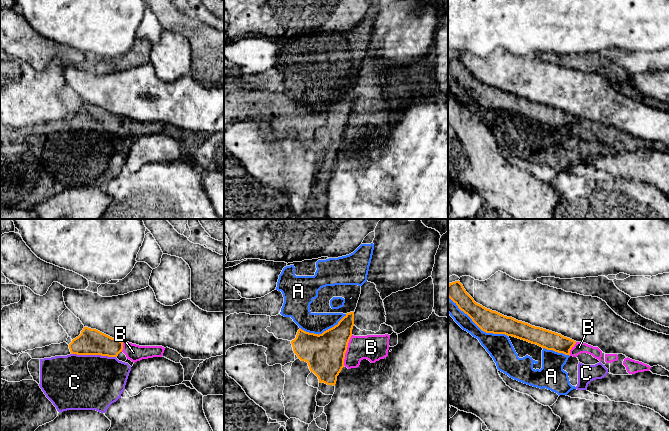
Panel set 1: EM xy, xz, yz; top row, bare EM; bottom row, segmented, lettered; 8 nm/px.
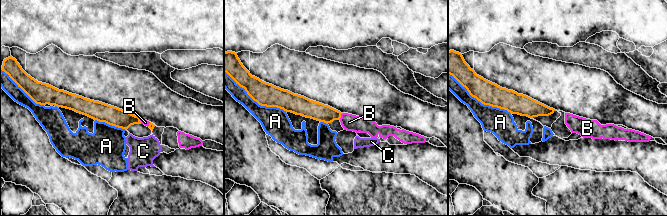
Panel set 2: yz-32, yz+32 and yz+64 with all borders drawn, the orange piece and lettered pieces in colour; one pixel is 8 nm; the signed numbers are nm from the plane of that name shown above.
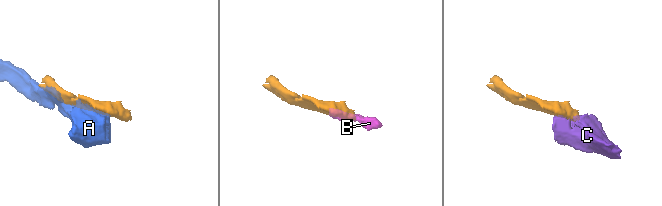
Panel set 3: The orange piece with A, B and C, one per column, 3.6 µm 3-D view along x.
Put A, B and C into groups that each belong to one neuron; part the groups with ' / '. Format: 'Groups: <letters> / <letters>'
Groups: A C / B

